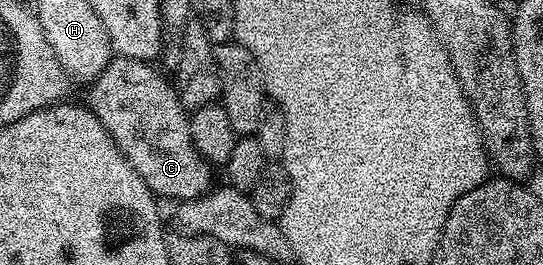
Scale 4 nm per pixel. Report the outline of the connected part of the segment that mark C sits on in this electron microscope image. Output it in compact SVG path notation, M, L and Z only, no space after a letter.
M116 55L107 63L101 75L90 81L88 88L91 89L87 92L87 100L85 99L86 107L99 119L101 126L105 126L129 166L133 166L133 170L141 174L145 186L149 186L156 197L168 196L169 199L175 200L174 202L182 202L197 199L212 190L213 168L193 146L193 138L189 132L188 109L180 102L174 83L154 63Z

